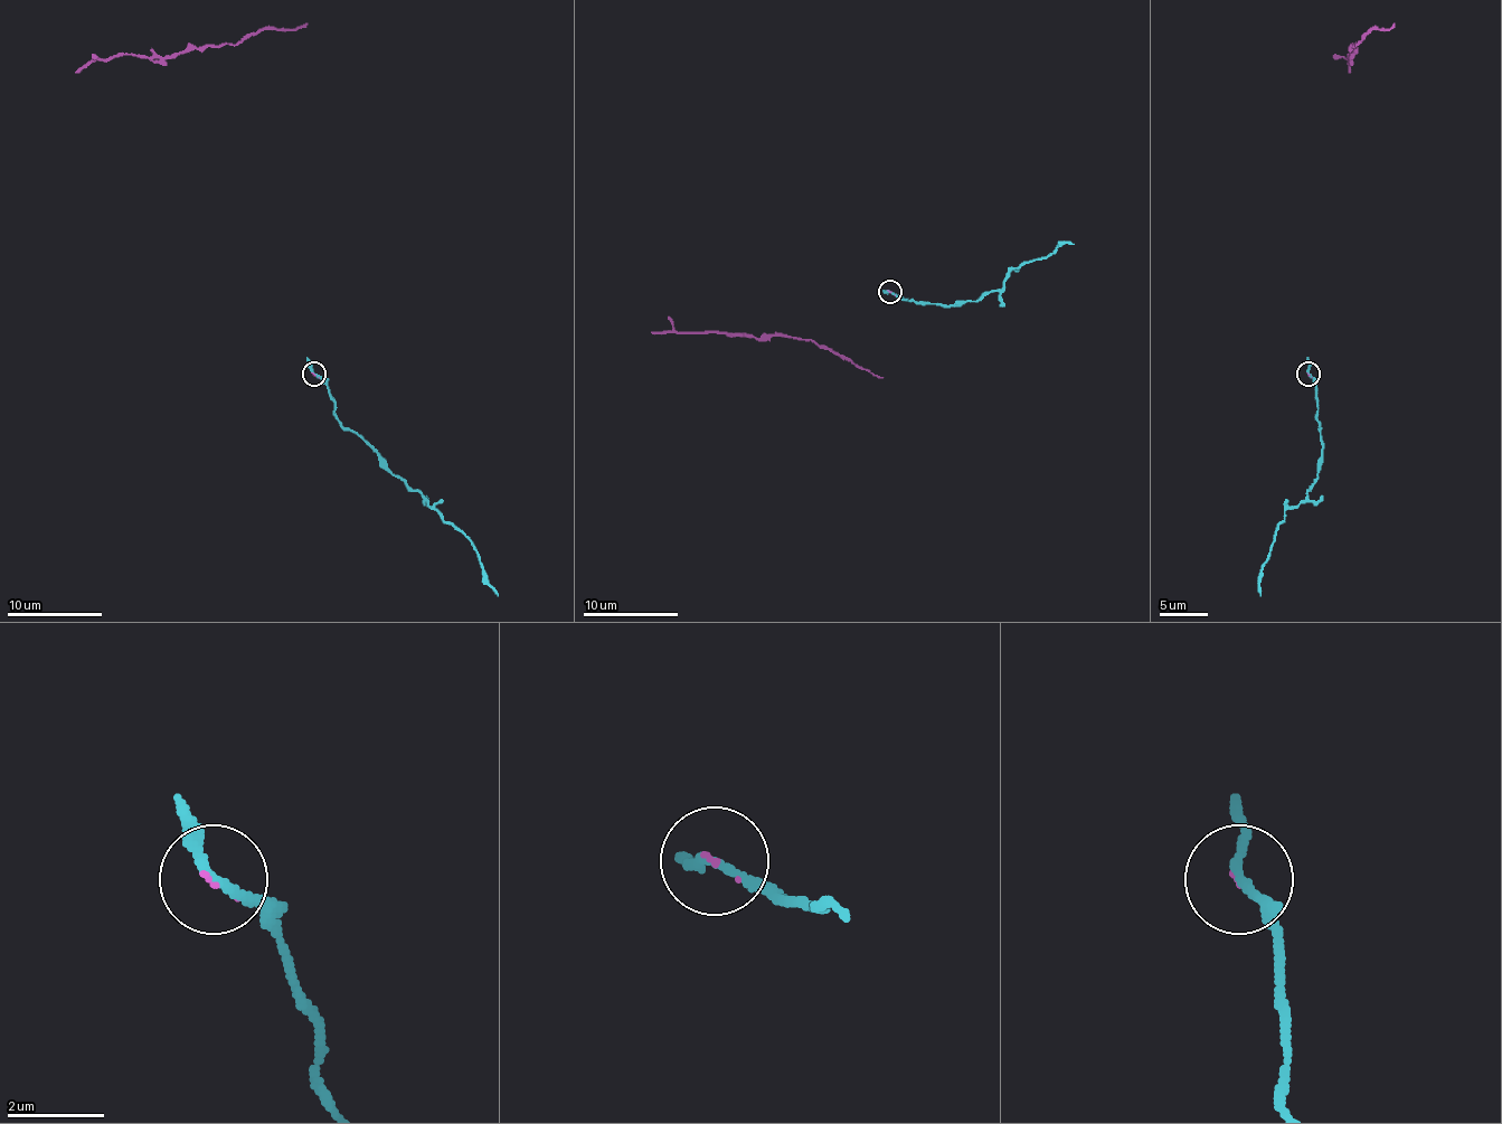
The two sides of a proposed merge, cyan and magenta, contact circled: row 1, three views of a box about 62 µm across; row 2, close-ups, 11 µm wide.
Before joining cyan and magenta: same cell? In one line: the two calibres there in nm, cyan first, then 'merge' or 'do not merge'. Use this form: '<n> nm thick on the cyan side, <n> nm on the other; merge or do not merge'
180 nm thick on the cyan side, 60 nm on the other; merge

